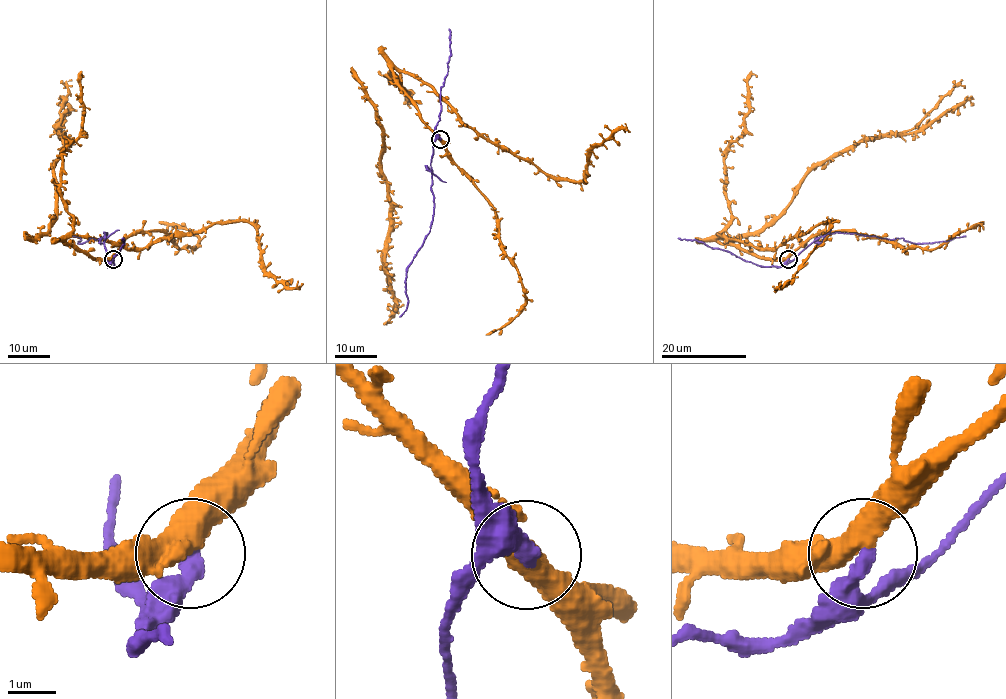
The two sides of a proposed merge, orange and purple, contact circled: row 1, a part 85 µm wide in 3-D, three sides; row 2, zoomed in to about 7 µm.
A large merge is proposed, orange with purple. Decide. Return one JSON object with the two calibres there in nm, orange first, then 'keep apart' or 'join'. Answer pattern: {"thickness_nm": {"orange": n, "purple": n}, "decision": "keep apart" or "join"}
{"thickness_nm": {"orange": 500, "purple": 360}, "decision": "keep apart"}

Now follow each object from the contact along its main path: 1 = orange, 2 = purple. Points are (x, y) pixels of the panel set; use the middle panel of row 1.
1: (439, 139), (393, 68), (415, 74), (464, 123), (555, 177), (582, 180), (590, 152), (614, 132), (629, 131)
2: (439, 139), (433, 144), (431, 187), (434, 208), (430, 232), (407, 268), (407, 305), (399, 316)

